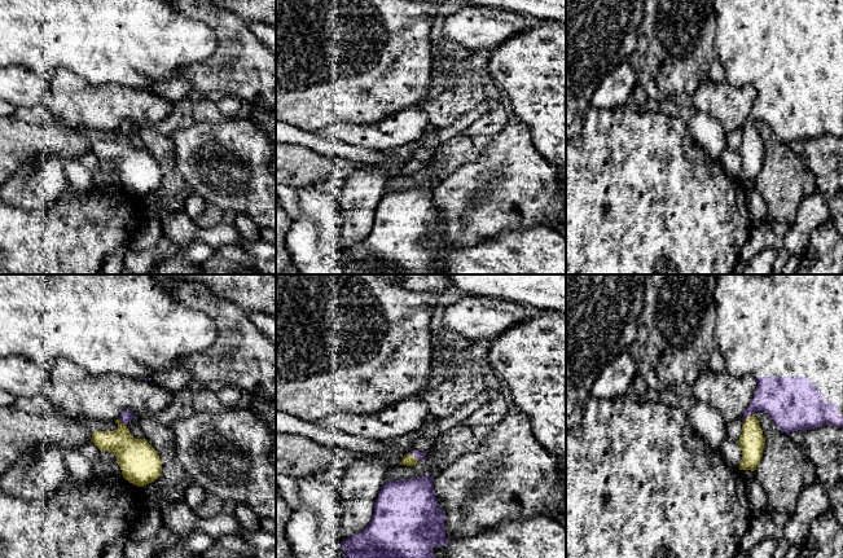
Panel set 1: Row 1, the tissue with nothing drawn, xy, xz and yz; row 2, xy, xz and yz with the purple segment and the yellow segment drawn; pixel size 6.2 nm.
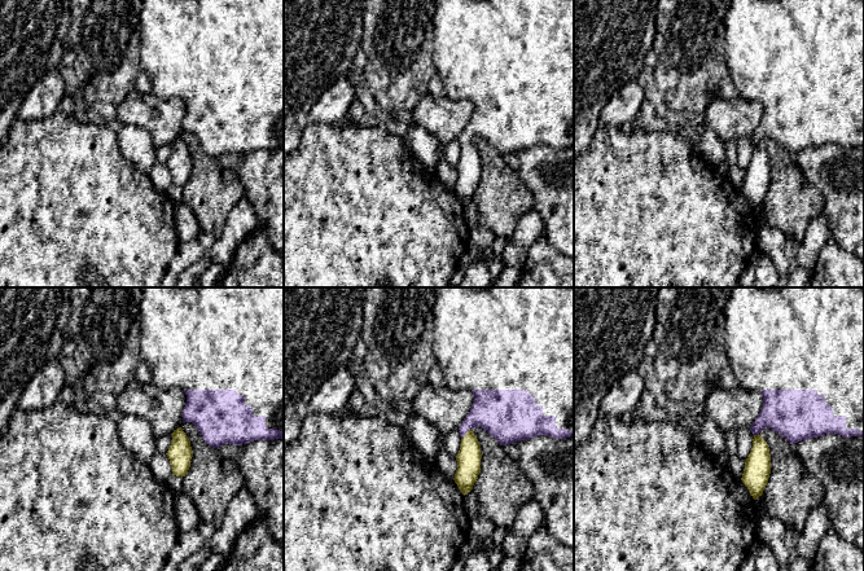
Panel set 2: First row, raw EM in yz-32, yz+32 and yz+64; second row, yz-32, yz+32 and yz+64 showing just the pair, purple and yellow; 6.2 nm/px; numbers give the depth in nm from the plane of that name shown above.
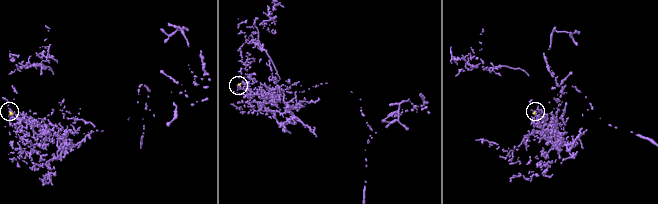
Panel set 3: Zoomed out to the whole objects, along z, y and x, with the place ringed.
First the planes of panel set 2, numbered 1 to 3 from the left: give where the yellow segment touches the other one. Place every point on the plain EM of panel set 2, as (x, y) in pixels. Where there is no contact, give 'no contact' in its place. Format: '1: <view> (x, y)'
1: no contact
2: yz+32 (466, 141)
3: yz+64 (755, 144)

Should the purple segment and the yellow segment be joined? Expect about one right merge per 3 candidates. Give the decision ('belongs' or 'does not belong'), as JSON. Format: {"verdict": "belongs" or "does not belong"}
{"verdict": "belongs"}

